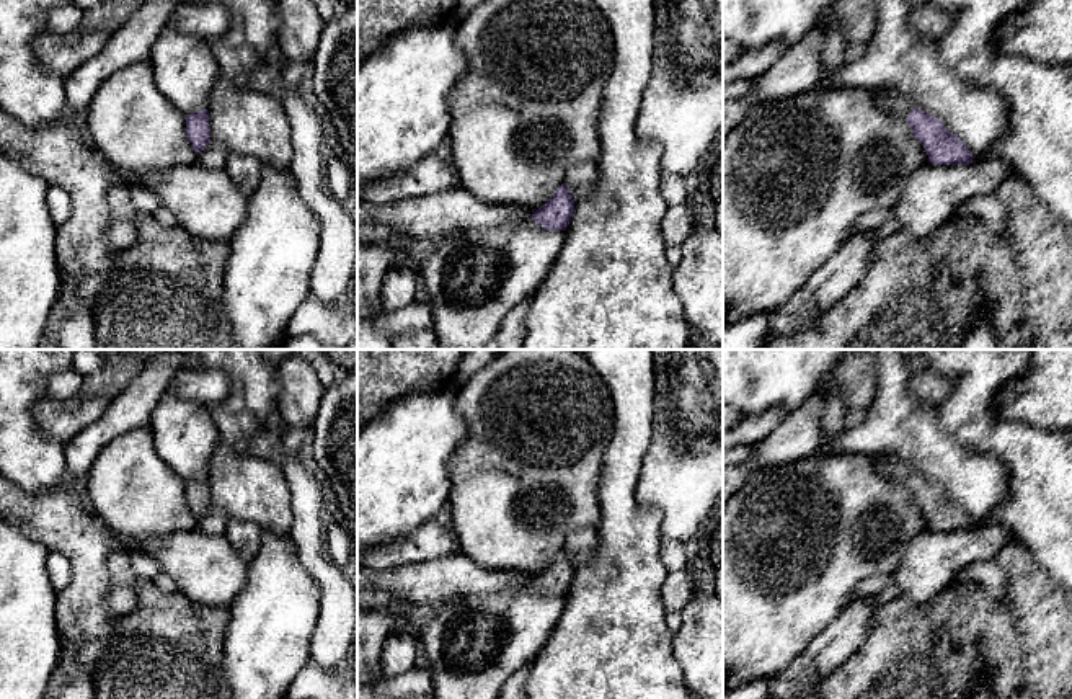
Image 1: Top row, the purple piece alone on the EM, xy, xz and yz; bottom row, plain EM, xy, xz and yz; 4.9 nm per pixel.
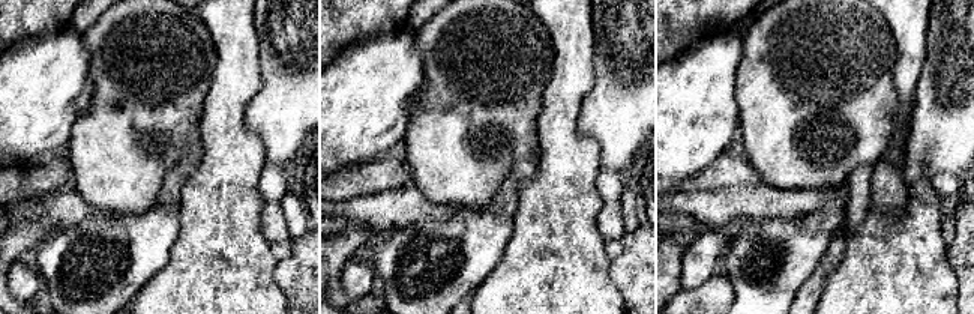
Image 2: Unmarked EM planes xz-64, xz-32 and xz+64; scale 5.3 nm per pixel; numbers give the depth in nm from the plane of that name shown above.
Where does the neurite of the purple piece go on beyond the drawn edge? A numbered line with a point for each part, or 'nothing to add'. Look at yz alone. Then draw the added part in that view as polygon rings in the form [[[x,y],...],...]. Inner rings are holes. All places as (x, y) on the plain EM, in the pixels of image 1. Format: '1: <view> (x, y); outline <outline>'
1: yz (898, 469); outline [[[873,454],[876,470],[902,485],[907,485],[909,479],[915,474],[912,464],[906,459],[889,454]]]

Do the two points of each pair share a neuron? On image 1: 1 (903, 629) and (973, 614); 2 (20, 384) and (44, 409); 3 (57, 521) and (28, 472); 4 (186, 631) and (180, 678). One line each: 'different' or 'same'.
1: same
2: different
3: different
4: same

